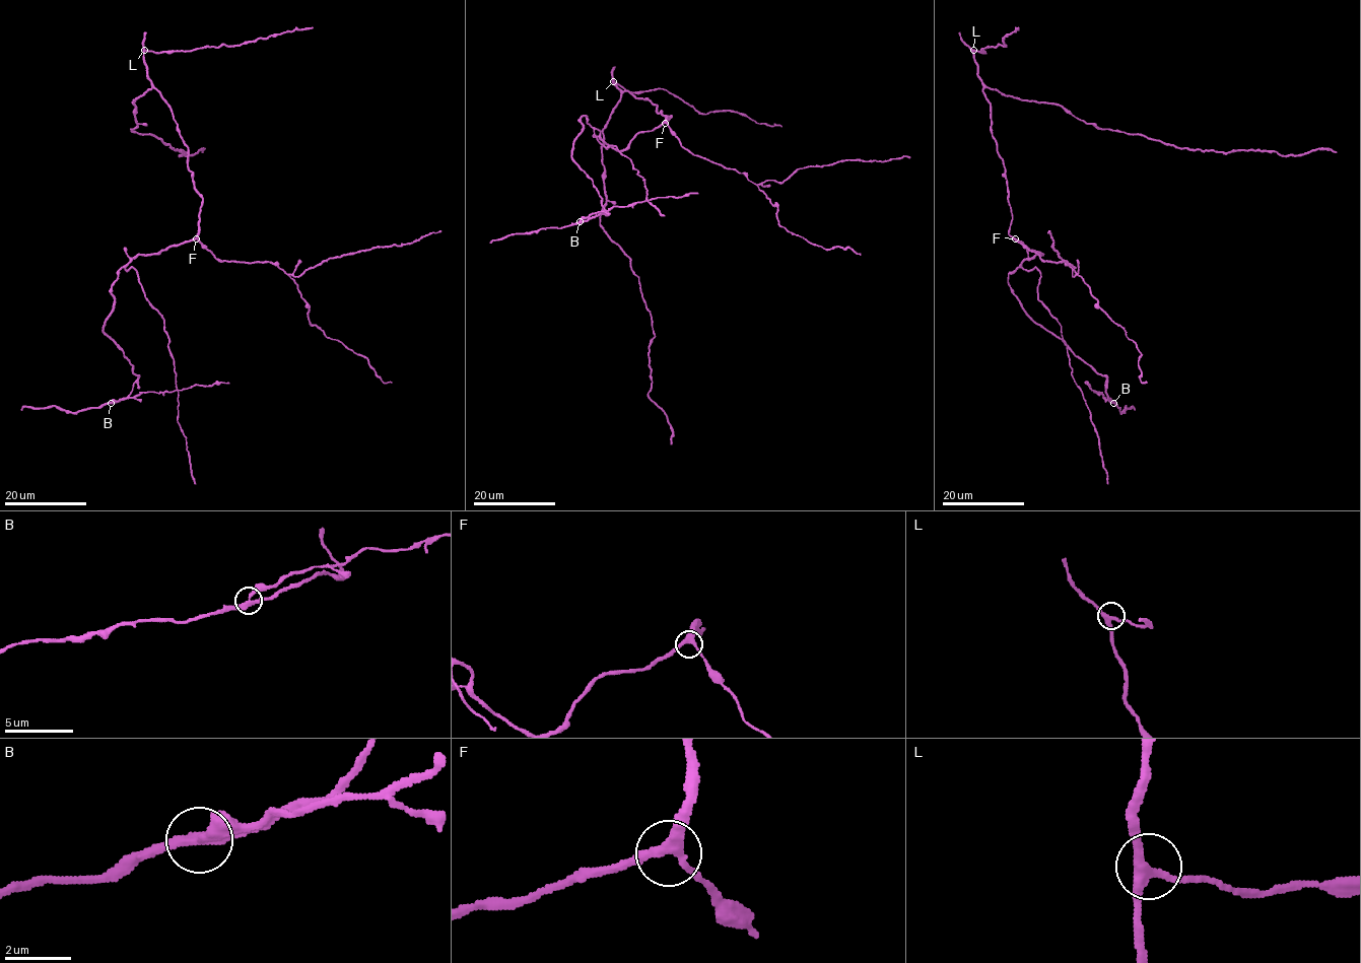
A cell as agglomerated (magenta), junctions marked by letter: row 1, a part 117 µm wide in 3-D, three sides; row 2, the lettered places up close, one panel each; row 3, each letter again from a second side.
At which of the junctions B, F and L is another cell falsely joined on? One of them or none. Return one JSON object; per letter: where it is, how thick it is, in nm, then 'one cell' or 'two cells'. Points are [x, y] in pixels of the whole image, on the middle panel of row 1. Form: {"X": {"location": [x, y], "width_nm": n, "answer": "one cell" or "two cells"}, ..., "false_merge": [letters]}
{"B": {"location": [580, 221], "width_nm": 280, "answer": "two cells"}, "F": {"location": [665, 123], "width_nm": 300, "answer": "one cell"}, "L": {"location": [613, 81], "width_nm": 280, "answer": "one cell"}, "false_merge": ["B"]}

